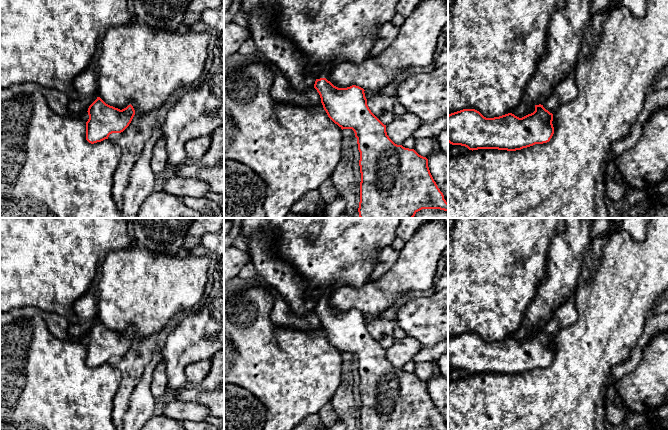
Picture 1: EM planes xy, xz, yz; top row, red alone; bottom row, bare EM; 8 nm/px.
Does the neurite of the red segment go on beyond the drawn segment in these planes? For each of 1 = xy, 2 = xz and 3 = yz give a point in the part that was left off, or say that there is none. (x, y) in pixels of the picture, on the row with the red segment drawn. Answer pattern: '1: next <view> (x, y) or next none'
1: next none
2: next none
3: next none

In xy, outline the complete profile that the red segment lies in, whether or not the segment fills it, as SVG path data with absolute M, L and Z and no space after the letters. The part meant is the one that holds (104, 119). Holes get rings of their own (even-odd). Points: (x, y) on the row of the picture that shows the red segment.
M100 97L89 106L87 112L86 140L91 144L108 139L112 133L123 132L135 115L131 104L120 110L106 104Z

